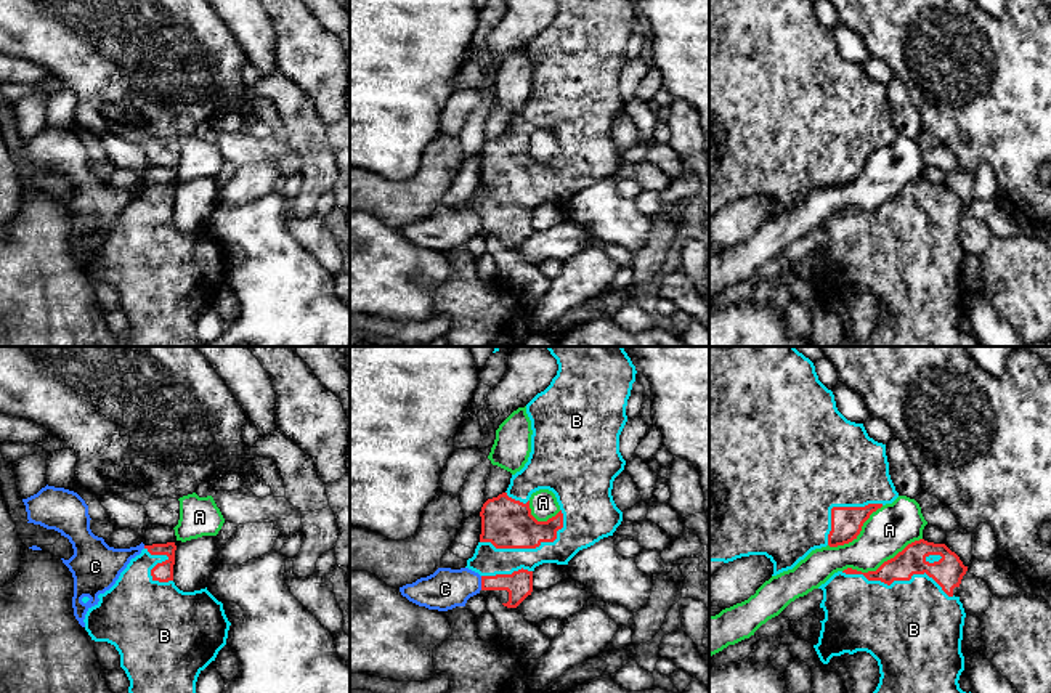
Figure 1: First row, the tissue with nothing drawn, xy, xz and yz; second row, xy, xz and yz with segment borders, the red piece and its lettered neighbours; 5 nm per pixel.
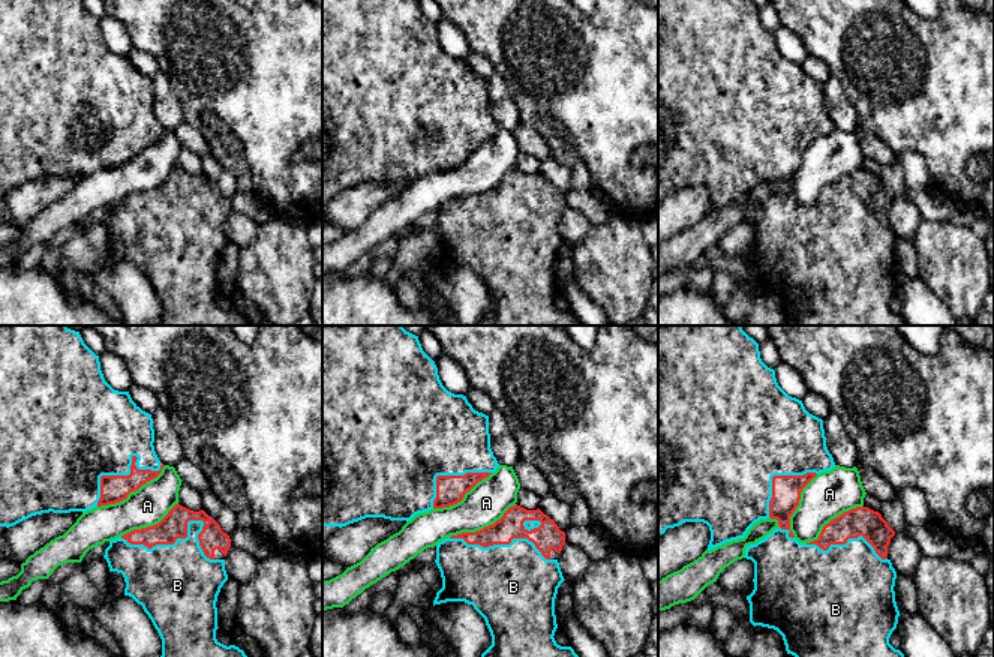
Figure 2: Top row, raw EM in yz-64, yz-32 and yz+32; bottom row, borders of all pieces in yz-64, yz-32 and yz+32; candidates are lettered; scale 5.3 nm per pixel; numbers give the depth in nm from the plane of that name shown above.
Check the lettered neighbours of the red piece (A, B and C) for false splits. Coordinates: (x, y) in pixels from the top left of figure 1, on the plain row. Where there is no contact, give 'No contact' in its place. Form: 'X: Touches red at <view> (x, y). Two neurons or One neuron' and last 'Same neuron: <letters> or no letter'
A: Touches red at yz (883, 204). Two neurons
B: Touches red at yz (897, 220). One neuron
C: Touches red at xz (482, 223). Two neurons
Same neuron: B

